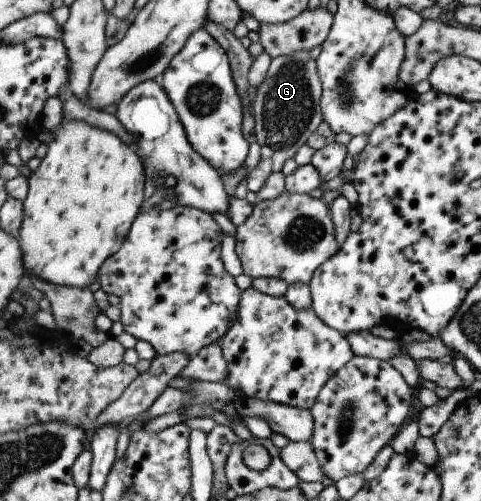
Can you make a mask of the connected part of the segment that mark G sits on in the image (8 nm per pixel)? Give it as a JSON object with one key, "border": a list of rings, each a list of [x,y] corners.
{"border":[[[294,51],[289,55],[271,59],[266,78],[257,88],[256,98],[252,104],[252,112],[256,119],[256,134],[258,142],[261,144],[261,160],[247,177],[249,192],[257,194],[269,176],[273,172],[280,172],[283,169],[283,163],[287,163],[291,157],[294,158],[297,152],[308,143],[309,138],[324,121],[320,102],[323,95],[324,87],[320,78],[318,61],[311,57],[309,51]]]}

